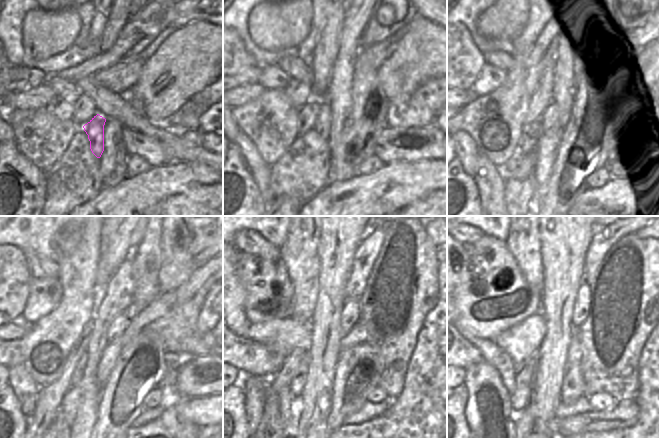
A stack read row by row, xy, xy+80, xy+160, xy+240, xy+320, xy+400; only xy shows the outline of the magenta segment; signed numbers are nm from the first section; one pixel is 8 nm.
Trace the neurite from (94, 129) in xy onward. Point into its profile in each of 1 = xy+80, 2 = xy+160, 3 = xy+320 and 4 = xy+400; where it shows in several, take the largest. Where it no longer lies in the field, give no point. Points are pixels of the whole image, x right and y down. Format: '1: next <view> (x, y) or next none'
1: next xy+80 (323, 124)
2: next xy+160 (550, 116)
3: next xy+320 (351, 312)
4: next xy+400 (581, 310)

